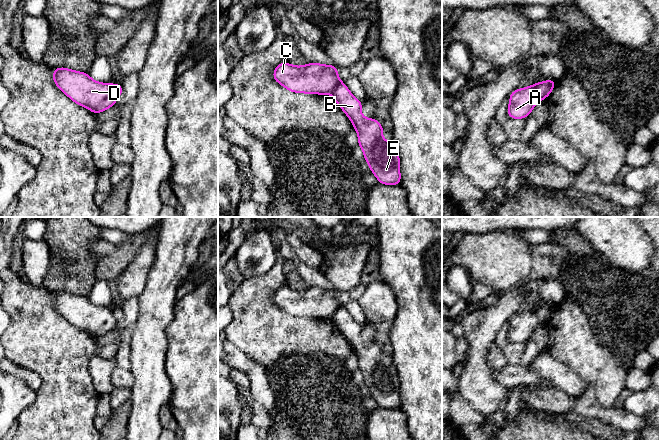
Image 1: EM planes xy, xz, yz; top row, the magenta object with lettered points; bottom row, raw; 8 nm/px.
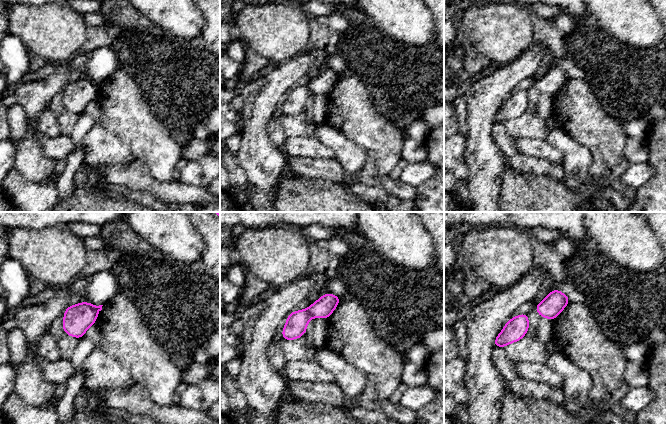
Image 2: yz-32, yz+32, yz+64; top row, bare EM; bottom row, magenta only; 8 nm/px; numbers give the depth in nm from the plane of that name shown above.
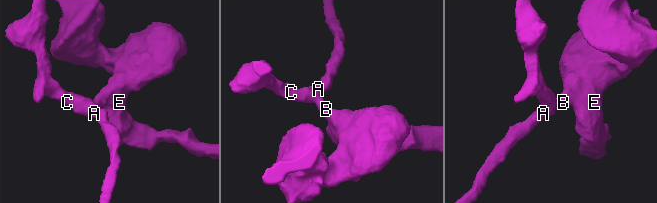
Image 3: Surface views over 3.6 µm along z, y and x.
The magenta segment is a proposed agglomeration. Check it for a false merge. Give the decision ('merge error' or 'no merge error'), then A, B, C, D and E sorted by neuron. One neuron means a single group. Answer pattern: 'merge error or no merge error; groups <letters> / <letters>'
merge error; groups A C D / B E

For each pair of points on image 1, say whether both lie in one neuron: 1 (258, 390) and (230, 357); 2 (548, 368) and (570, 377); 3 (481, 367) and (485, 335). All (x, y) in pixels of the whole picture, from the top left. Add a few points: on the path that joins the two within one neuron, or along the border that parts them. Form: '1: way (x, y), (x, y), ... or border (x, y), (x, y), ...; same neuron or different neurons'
1: way (258, 380), (240, 361); same neuron
2: way (553, 371), (558, 376), (565, 377); same neuron
3: way (480, 359), (480, 343); same neuron

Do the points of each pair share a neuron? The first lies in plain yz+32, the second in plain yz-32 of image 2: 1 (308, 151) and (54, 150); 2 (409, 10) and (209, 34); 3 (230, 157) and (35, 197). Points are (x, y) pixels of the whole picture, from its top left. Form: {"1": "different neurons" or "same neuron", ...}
{"1": "same neuron", "2": "different neurons", "3": "same neuron"}

